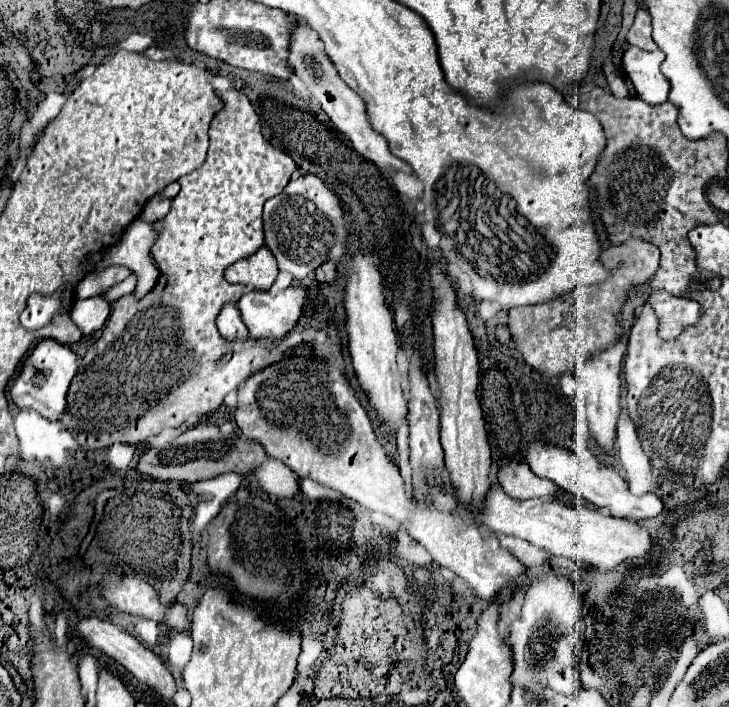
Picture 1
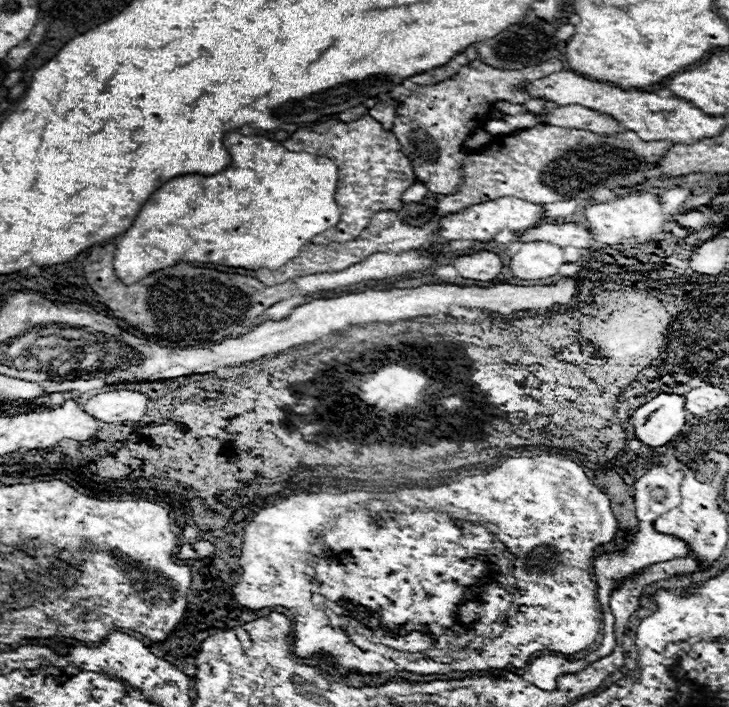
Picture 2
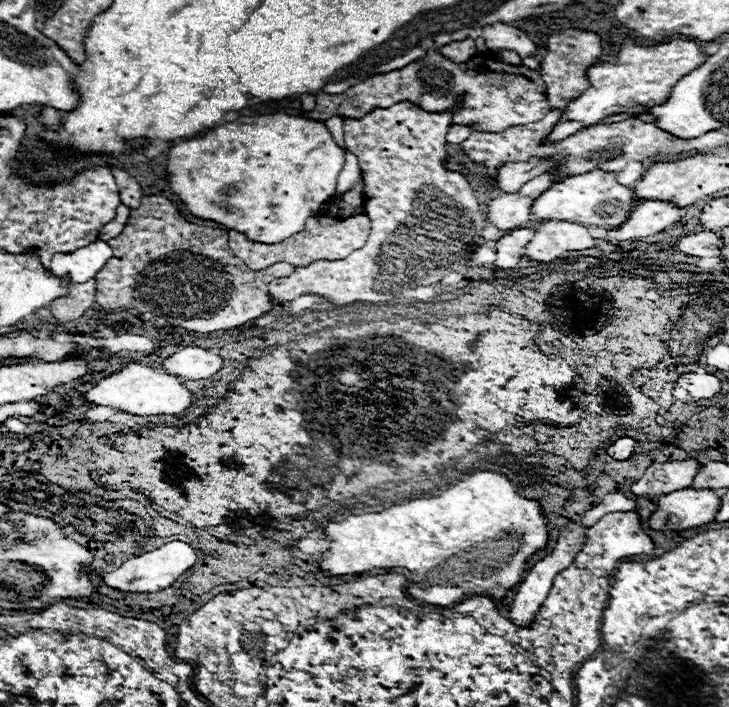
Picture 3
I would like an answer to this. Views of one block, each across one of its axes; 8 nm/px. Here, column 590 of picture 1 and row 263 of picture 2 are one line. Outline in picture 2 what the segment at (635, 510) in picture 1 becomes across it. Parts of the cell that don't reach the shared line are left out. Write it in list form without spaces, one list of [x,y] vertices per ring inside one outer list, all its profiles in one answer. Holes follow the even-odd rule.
[[[478,250],[474,254],[464,254],[464,256],[454,258],[454,268],[458,270],[458,274],[462,278],[490,282],[490,280],[498,278],[504,264],[496,252]]]

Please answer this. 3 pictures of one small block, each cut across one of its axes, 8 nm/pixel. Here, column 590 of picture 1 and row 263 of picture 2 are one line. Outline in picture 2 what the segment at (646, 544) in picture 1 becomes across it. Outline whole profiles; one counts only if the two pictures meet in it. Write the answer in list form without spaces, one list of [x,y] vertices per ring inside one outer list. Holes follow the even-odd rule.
[[[524,242],[510,260],[510,272],[520,280],[544,280],[556,276],[562,264],[562,250],[558,246]]]

